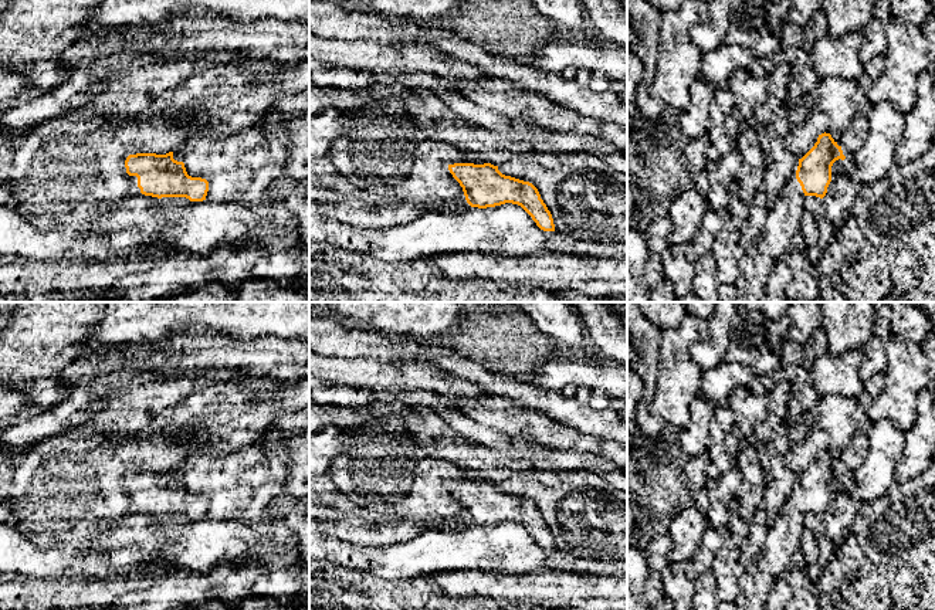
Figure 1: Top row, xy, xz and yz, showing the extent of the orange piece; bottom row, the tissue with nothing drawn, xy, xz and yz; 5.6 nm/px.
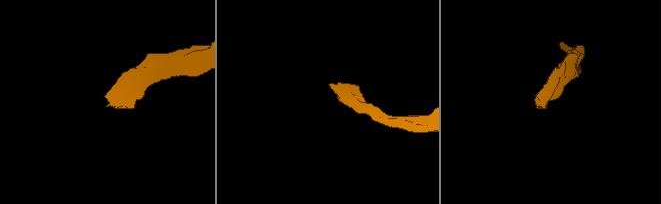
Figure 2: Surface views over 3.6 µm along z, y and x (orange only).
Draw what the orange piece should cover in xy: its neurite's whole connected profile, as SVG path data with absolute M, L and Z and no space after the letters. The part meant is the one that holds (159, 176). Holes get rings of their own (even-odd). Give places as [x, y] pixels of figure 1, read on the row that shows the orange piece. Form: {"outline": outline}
{"outline": "M136 153L125 160L132 193L152 197L186 197L190 201L206 200L209 182L187 174L184 163L166 155Z"}

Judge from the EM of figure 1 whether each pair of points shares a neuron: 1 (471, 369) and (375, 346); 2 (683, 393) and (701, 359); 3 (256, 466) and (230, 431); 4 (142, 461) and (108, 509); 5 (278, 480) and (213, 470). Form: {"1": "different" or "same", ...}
{"1": "same", "2": "different", "3": "different", "4": "same", "5": "same"}

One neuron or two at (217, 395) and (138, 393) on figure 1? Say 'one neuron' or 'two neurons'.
two neurons

